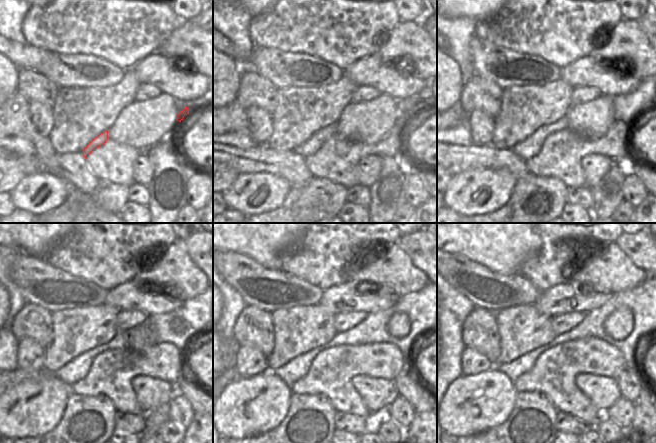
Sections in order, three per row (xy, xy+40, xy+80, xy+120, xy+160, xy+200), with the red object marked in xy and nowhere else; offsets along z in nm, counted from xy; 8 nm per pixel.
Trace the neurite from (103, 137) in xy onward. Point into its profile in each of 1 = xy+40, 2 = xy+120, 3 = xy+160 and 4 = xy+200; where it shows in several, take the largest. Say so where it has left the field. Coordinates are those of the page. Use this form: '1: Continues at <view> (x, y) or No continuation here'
1: Continues at xy+40 (310, 147)
2: Continues at xy+120 (78, 368)
3: Continues at xy+160 (372, 329)
4: Continues at xy+200 (593, 324)

